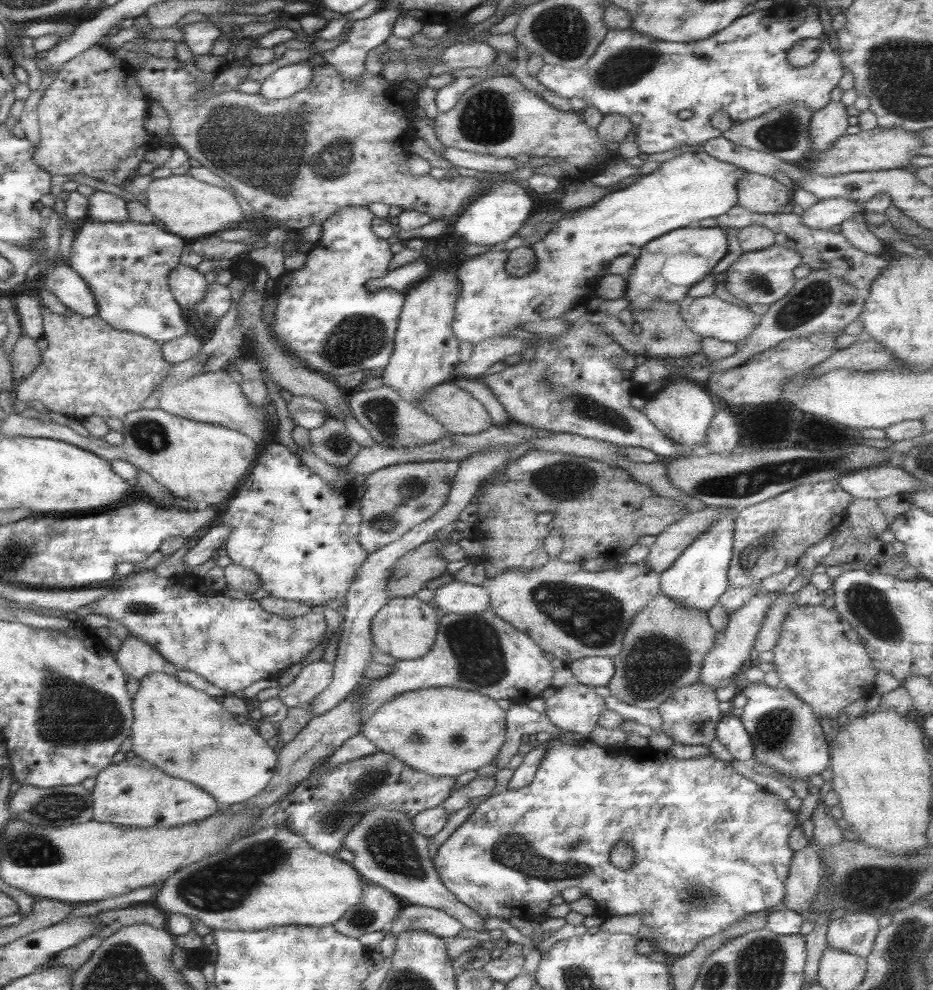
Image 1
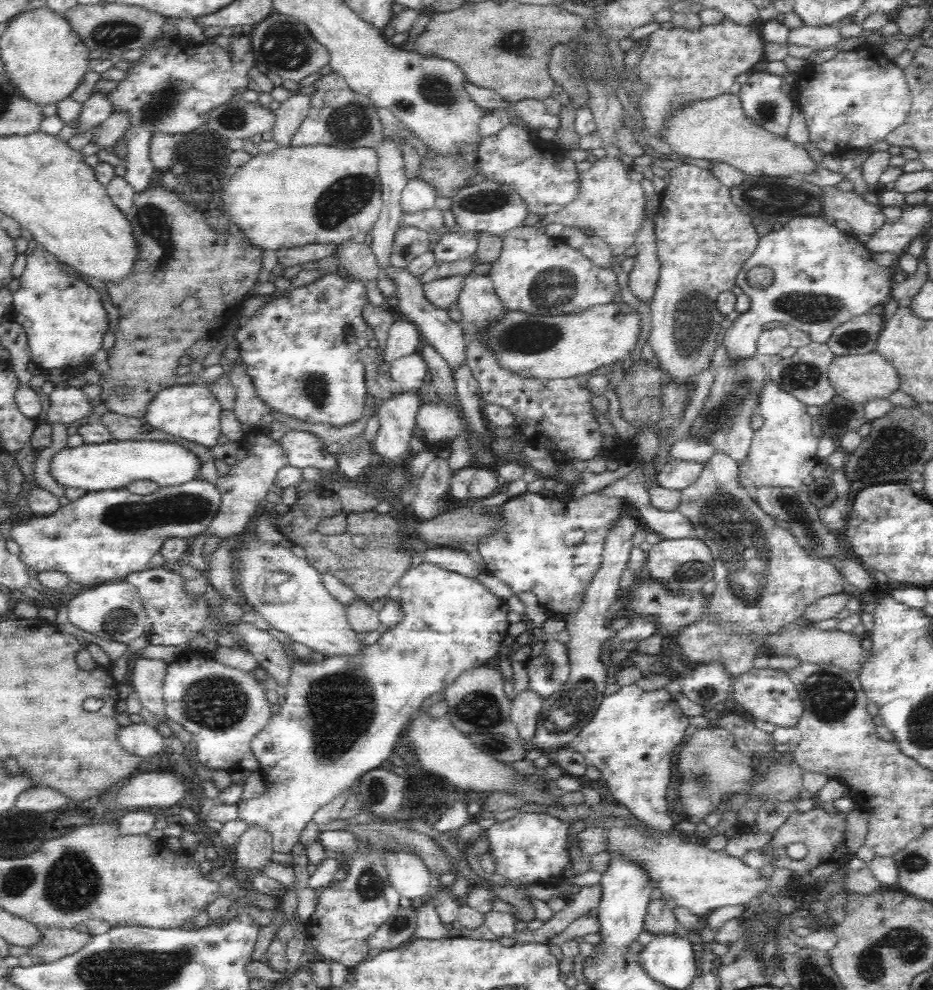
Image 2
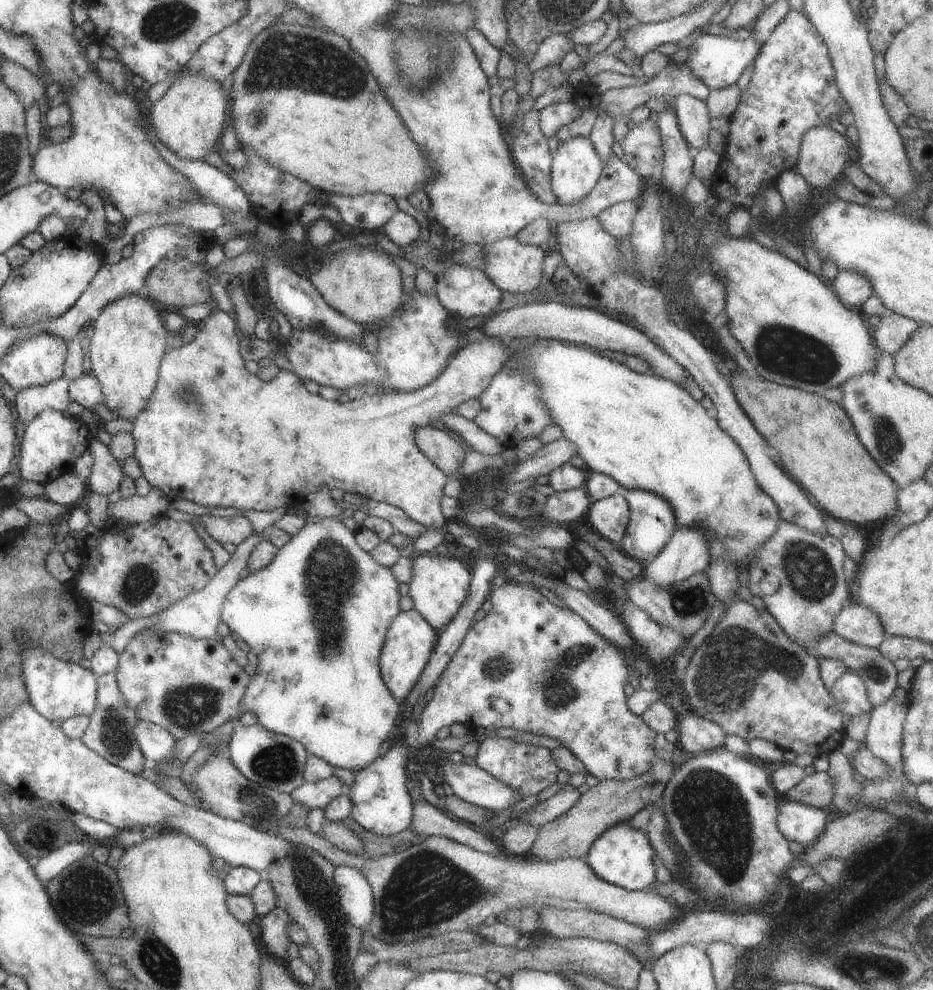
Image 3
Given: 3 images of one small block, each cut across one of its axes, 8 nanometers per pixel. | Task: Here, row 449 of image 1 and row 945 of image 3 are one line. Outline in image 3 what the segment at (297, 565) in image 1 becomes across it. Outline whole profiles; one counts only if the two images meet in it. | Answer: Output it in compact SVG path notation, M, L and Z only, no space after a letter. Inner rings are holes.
M276 906L273 910L269 910L267 914L256 919L256 922L260 928L260 937L267 955L287 964L286 950L291 940L286 936L287 924L285 920L284 911Z

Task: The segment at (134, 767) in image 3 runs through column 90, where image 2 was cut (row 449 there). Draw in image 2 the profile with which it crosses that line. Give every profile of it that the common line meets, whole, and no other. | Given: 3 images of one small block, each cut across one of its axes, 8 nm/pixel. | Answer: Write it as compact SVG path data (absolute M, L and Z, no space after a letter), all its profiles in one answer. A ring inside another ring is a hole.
M722 345L715 350L711 369L713 384L684 437L694 437L710 443L714 453L726 453L740 468L747 461L755 433L751 427L751 418L759 412L759 398L769 380L769 372L764 369L764 364L756 355L735 358Z

